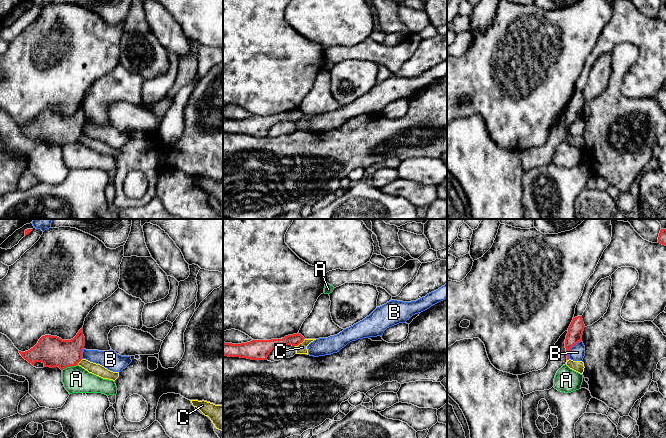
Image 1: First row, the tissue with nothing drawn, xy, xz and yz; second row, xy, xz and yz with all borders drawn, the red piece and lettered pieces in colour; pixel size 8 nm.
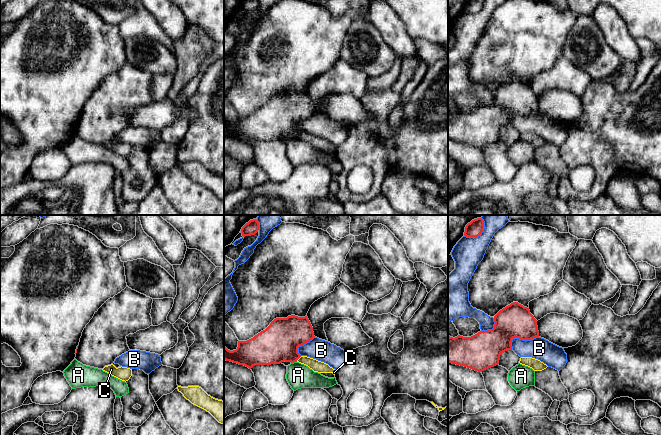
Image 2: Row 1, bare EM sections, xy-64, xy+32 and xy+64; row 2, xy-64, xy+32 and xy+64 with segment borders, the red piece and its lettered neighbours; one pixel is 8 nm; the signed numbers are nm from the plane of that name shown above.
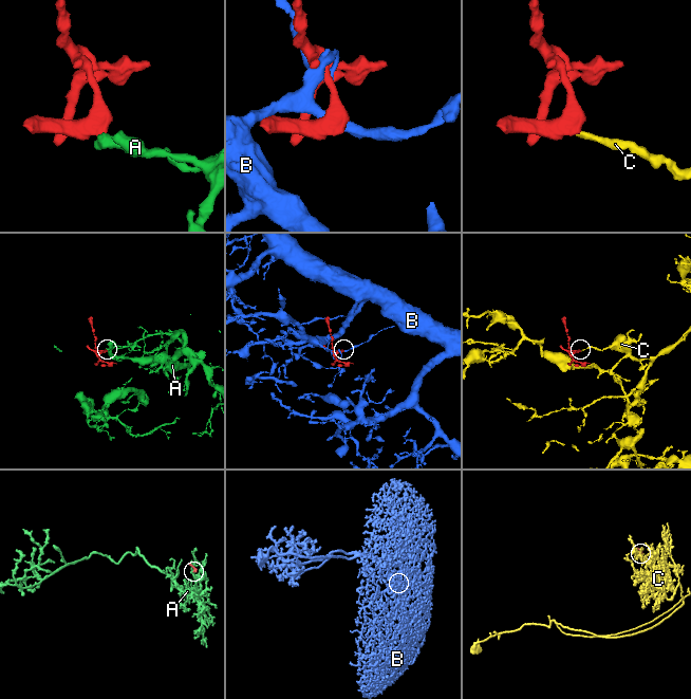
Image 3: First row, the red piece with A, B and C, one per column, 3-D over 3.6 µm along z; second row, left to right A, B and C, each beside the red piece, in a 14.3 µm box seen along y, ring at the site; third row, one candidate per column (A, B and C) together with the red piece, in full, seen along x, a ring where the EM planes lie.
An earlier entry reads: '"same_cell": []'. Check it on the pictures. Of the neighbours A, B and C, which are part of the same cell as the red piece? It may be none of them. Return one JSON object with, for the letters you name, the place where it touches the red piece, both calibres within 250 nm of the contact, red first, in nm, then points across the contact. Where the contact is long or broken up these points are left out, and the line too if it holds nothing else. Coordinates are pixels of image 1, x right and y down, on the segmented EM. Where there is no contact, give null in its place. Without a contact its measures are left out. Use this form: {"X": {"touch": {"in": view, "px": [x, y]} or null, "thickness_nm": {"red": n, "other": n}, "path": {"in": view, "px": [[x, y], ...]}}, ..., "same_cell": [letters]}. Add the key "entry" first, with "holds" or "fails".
{"entry": "holds", "same_cell": []}

